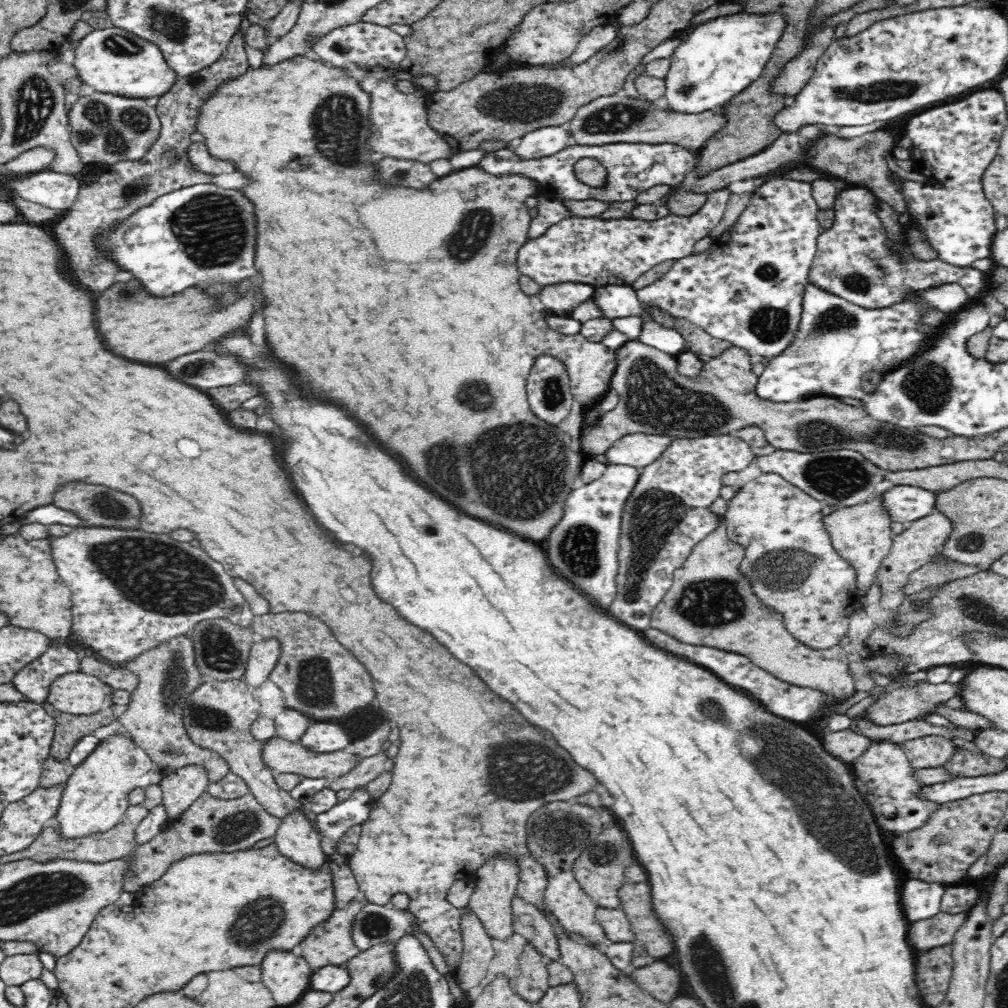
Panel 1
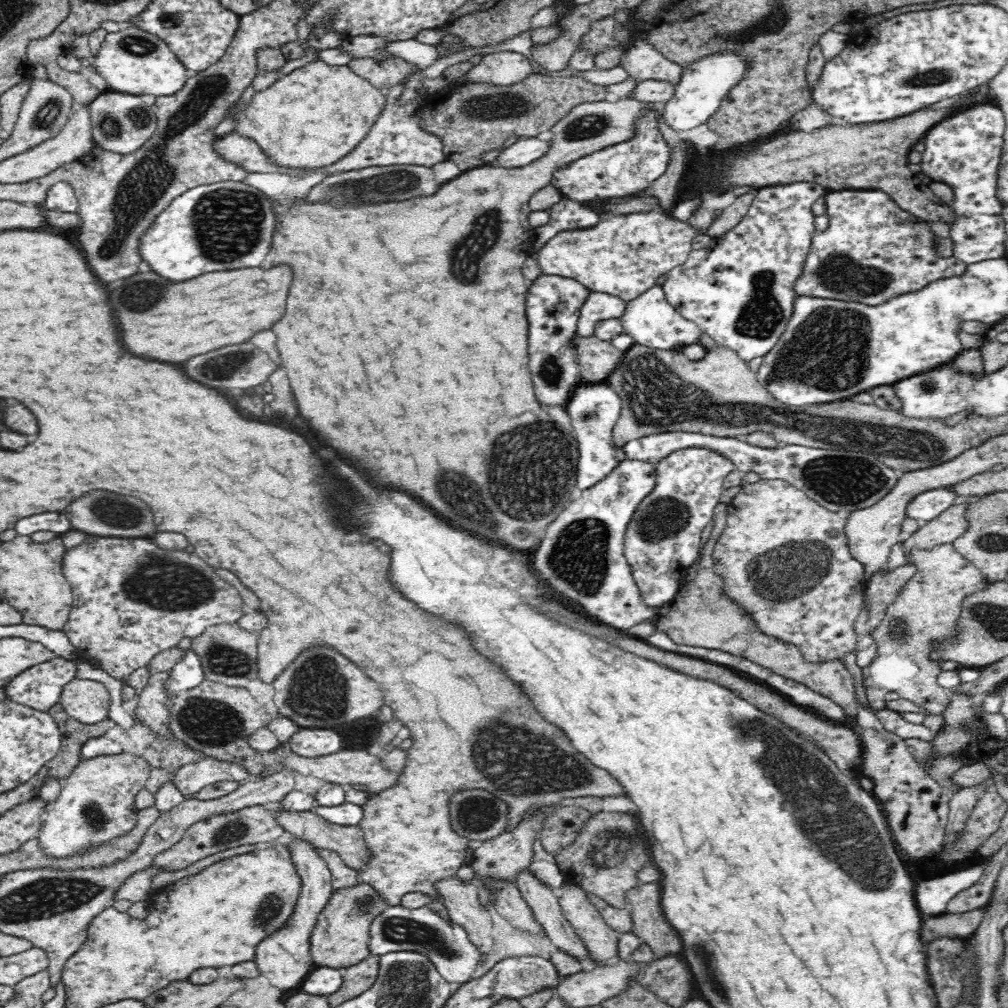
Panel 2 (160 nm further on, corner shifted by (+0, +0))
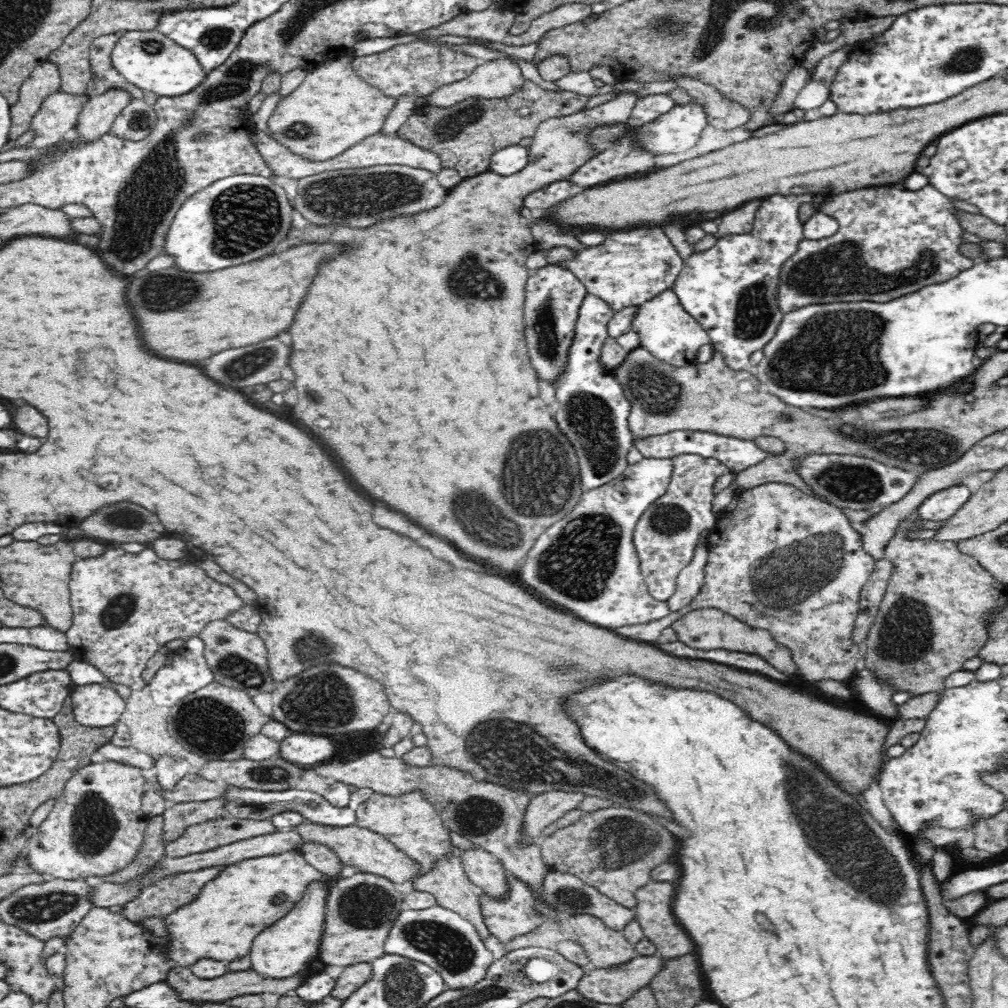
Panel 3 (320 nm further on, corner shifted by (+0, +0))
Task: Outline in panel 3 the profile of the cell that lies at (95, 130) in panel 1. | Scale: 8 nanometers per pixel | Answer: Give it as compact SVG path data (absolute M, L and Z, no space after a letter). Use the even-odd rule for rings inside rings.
M134 97L115 118L111 133L118 138L138 142L152 132L156 121L157 114L153 107Z

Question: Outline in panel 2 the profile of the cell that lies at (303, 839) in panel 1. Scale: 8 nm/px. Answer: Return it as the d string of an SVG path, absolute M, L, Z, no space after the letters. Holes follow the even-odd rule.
M296 839L288 845L291 857L297 873L301 876L302 886L300 896L294 908L292 918L284 928L280 928L276 934L266 936L262 944L256 948L254 962L257 964L260 975L265 976L270 984L283 989L289 994L300 988L303 980L317 966L312 958L312 933L317 923L318 915L324 910L326 903L333 893L331 872L314 851L314 846L302 839Z

